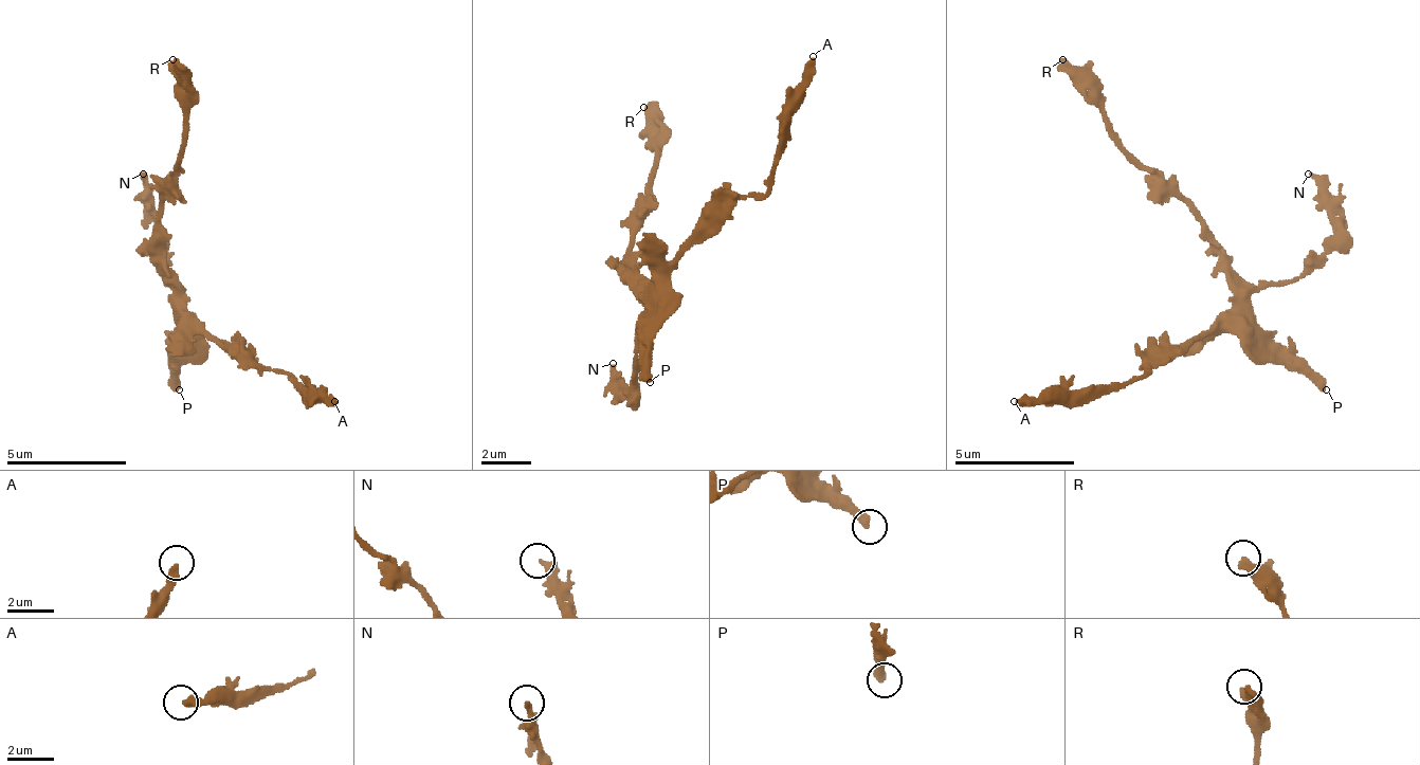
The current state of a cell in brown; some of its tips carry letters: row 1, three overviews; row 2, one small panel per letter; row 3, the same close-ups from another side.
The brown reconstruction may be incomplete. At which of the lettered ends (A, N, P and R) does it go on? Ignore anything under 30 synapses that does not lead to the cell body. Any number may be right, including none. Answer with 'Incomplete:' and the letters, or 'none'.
Incomplete: P

